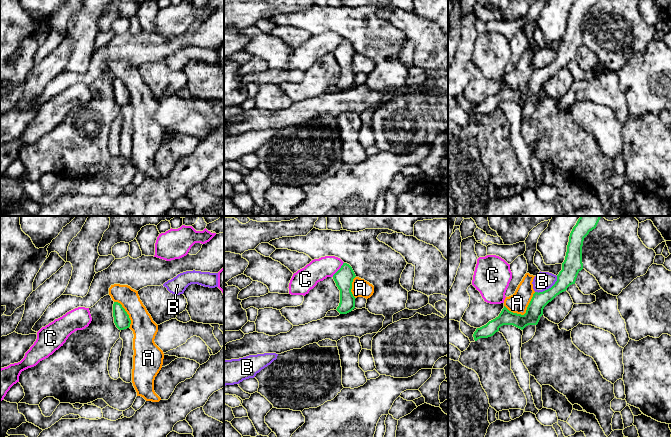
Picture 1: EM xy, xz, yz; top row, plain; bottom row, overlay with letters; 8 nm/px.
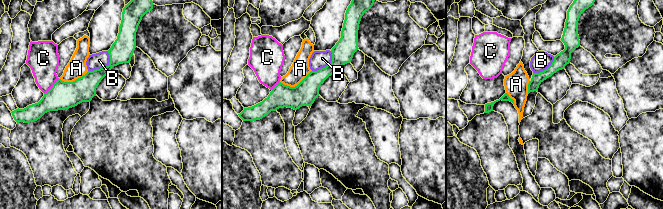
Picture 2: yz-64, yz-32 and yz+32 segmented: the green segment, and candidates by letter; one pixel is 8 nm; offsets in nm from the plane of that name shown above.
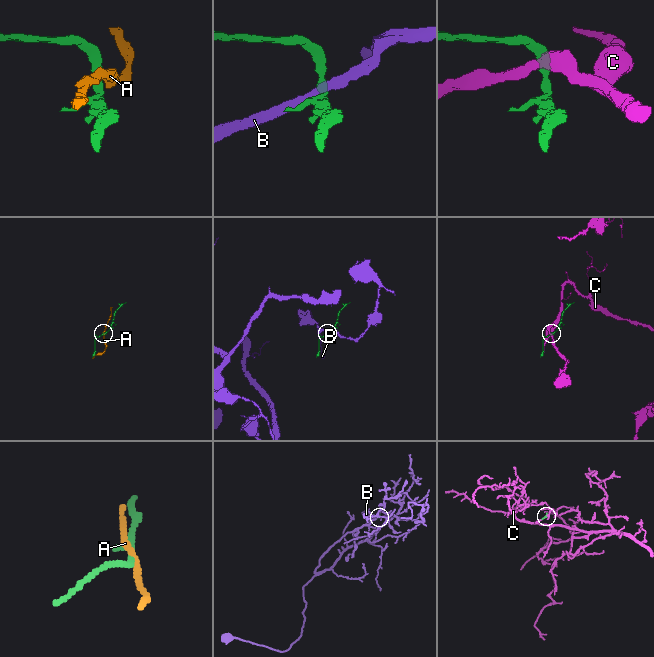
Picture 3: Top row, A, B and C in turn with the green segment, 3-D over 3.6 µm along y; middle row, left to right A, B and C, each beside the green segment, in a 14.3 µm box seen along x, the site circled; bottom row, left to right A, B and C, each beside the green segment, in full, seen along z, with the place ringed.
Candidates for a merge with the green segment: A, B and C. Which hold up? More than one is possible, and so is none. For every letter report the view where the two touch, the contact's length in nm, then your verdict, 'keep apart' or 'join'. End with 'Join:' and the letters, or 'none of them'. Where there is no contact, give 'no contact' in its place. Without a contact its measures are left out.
A: contact in yz; length 280 nm; keep apart
B: contact in yz; length 220 nm; keep apart
C: contact in xz; length 150 nm; keep apart
Join: none of them

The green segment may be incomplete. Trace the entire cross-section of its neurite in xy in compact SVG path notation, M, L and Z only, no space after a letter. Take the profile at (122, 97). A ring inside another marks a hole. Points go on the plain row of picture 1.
M114 78L113 80L113 93L114 99L119 106L124 106L130 103L131 96L129 91L118 78Z

